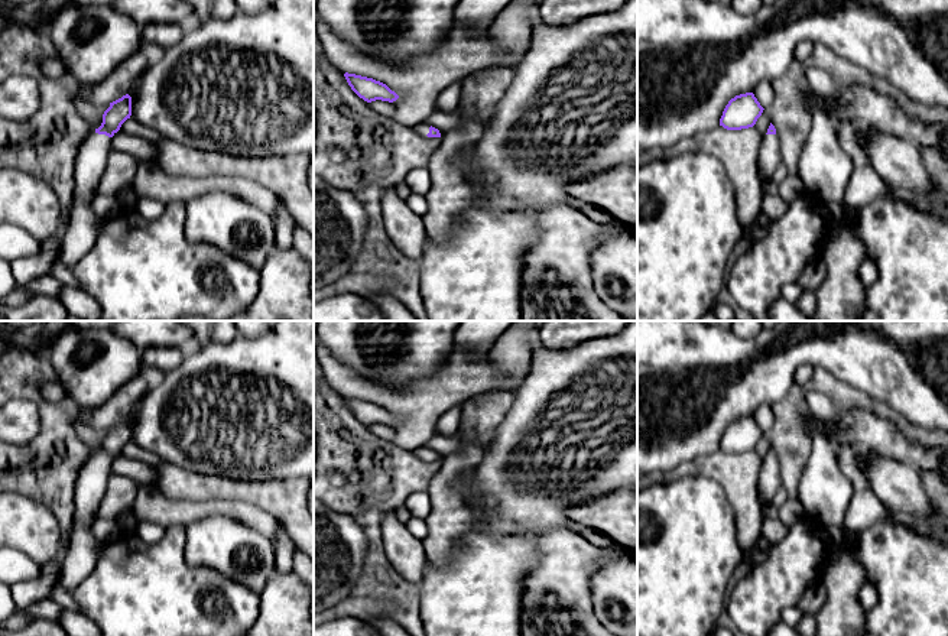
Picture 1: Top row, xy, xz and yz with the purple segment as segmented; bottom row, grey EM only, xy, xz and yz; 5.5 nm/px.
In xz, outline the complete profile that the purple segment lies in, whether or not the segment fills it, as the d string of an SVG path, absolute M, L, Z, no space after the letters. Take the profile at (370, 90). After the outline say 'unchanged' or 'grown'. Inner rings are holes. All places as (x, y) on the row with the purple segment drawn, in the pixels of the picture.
M345 72L344 77L351 90L367 103L376 100L393 103L399 98L399 95L395 91L392 91L386 84L373 78L348 72Z; unchanged

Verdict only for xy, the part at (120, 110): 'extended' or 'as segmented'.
extended

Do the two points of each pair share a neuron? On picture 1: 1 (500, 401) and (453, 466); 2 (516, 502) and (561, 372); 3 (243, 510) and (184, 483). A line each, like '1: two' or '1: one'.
1: two
2: one
3: two

